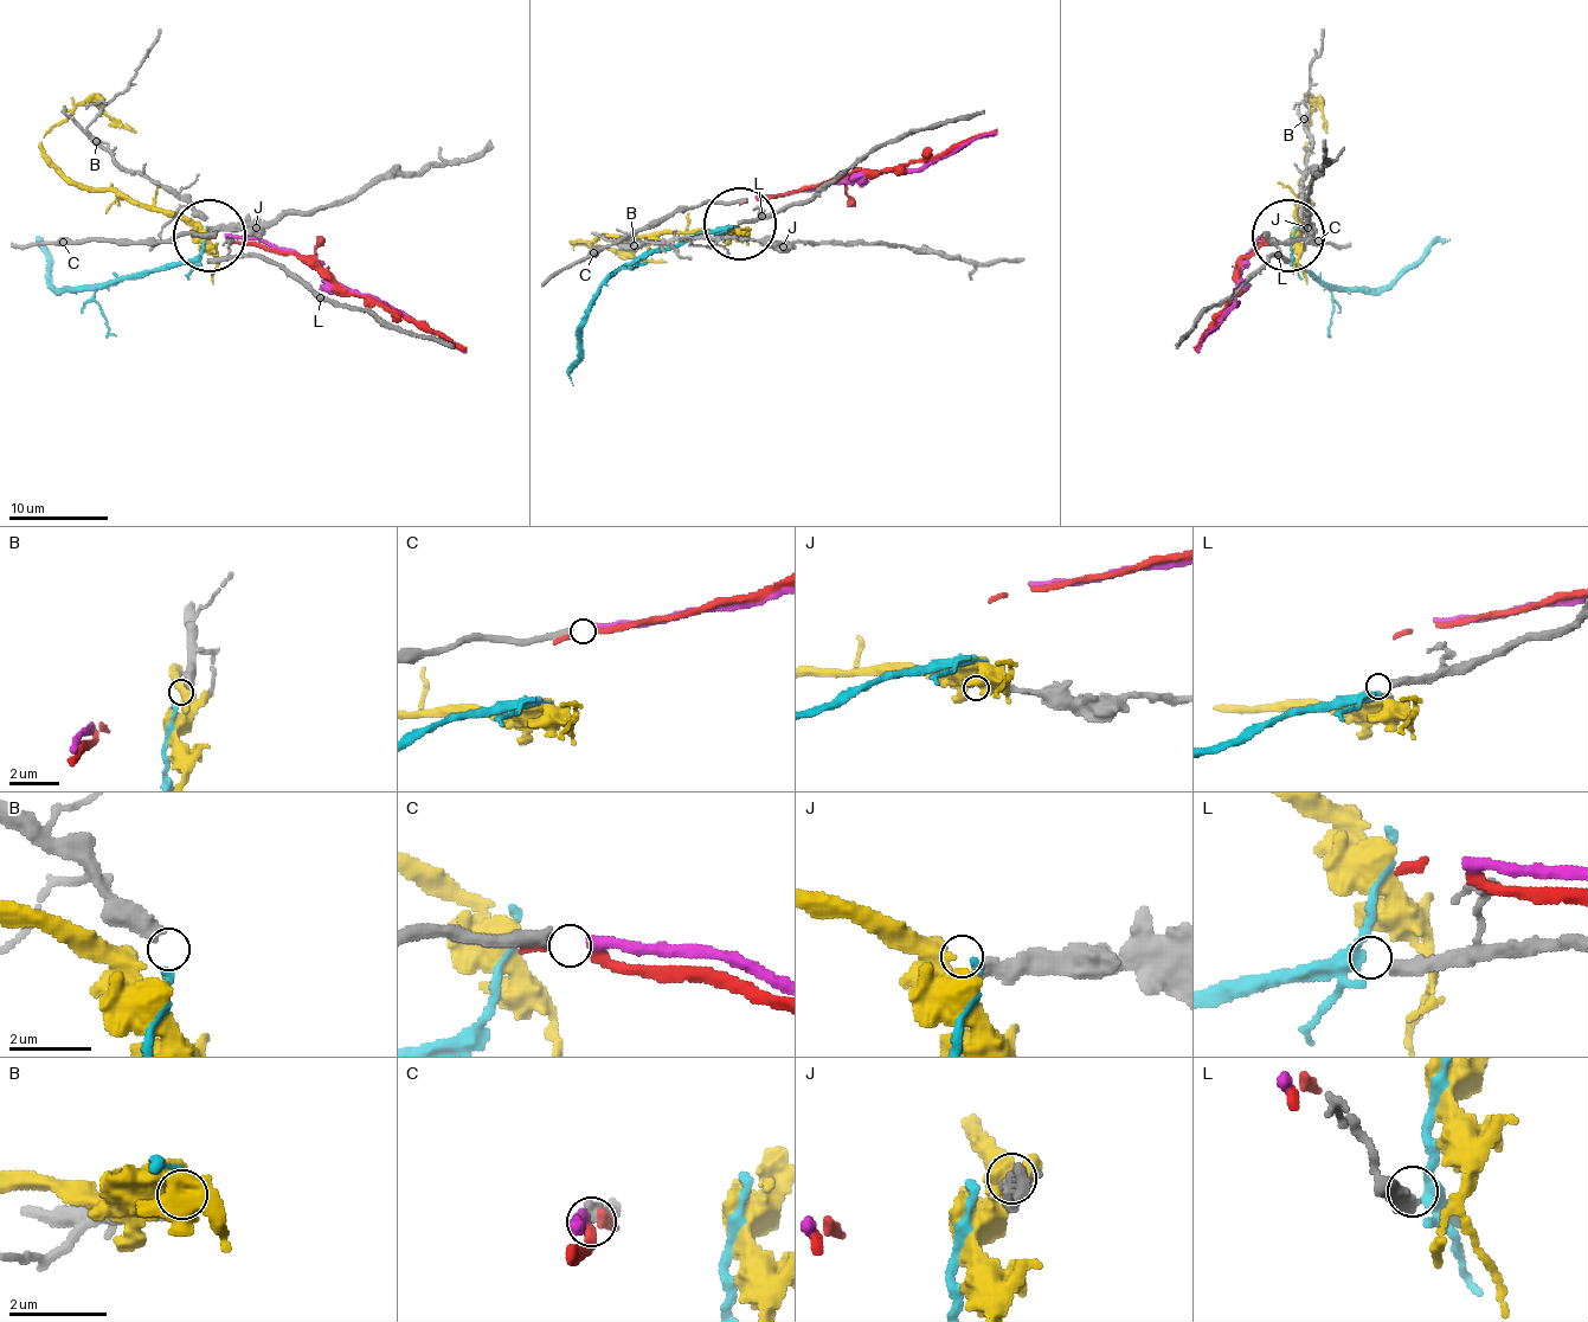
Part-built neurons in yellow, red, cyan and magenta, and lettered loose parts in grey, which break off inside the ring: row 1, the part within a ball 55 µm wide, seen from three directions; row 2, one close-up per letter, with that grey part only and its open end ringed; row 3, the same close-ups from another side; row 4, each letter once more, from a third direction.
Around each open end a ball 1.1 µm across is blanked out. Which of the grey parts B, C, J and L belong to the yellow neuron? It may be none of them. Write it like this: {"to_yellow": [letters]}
{"to_yellow": ["J"]}

